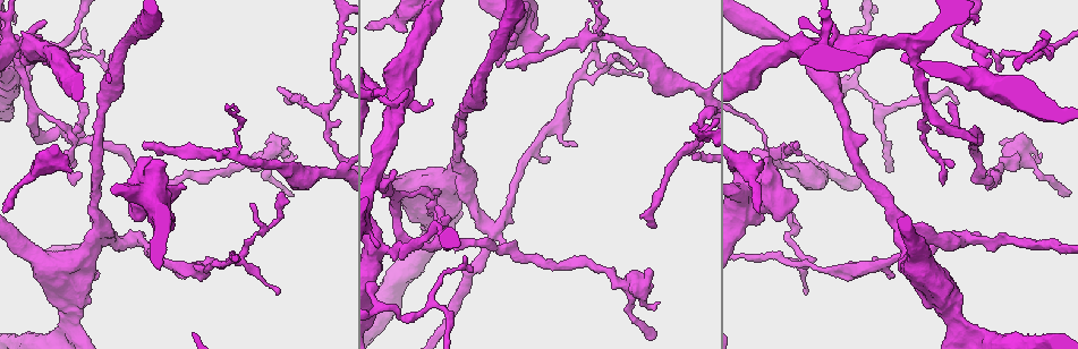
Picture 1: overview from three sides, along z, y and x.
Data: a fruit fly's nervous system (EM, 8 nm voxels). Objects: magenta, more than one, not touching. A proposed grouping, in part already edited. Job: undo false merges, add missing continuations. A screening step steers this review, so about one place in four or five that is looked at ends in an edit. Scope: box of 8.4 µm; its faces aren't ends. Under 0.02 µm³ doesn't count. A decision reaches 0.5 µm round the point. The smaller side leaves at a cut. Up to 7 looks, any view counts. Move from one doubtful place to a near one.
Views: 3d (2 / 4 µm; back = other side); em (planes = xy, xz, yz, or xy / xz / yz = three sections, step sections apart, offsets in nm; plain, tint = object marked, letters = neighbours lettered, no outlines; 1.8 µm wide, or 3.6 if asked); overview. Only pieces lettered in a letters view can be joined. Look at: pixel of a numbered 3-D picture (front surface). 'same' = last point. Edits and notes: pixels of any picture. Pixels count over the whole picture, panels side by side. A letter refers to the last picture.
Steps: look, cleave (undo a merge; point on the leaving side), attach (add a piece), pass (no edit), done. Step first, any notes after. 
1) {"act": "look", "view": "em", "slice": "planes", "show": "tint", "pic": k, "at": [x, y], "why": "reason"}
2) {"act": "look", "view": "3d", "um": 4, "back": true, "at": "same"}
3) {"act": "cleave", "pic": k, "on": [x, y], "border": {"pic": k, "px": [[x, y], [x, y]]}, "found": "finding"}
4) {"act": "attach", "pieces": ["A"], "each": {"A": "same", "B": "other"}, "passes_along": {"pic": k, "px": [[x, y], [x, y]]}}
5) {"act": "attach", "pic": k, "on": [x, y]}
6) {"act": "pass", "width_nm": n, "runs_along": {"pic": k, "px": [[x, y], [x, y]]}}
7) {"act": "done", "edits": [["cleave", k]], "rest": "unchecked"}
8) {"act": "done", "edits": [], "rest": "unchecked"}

{"act": "look", "view": "em", "slice": "yz", "step": 8, "show": "tint", "pic": 1, "at": [42, 163], "why": "thick turns thin"}

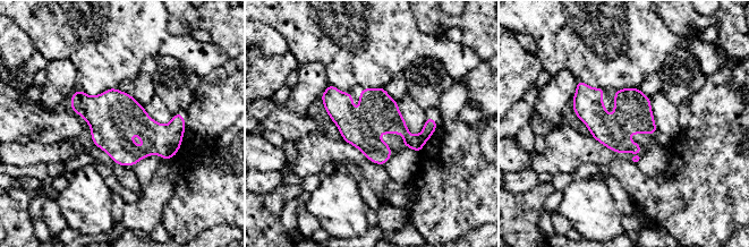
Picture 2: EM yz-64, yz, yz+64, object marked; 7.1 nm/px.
{"act": "look", "view": "em", "slice": "planes", "show": "tint", "at": "same", "why": "another direction"}

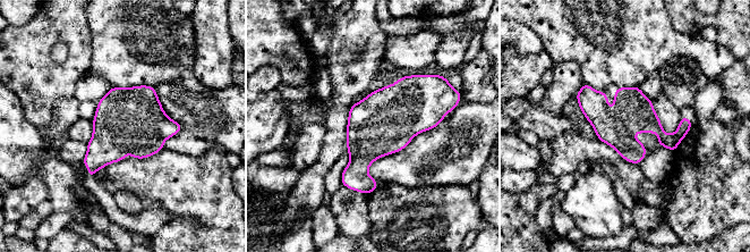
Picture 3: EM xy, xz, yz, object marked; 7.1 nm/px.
{"act": "look", "view": "em", "slice": "planes", "show": "letters", "at": "same", "why": "what lies round it"}

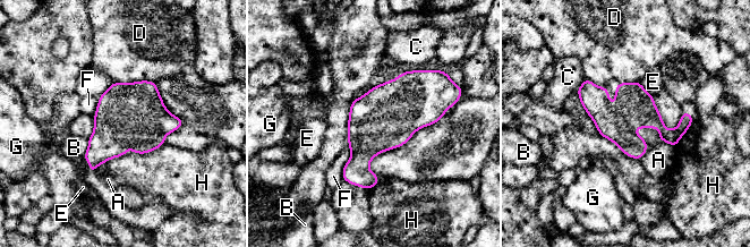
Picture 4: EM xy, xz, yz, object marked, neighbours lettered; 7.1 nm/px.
{"act": "pass", "longest_contact_nm": ["H", 340], "each": {"A": "other", "B": "other", "C": "other", "D": "other", "E": "other", "F": "other", "G": "other", "H": "other"}, "runs_along": {"pic": 4, "px": [[580, 91], [666, 133], [689, 118]]}, "found": "continuous, no second cell"}

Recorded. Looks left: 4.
{"act": "look", "view": "em", "slice": "planes", "show": "tint", "pic": 1, "at": [29, 48], "why": "sudden change in width"}

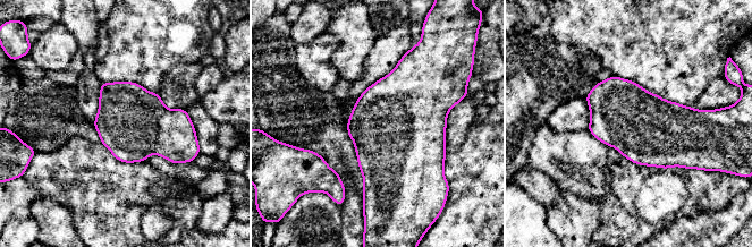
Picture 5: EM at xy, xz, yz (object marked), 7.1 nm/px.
{"act": "look", "view": "em", "slice": "planes", "show": "letters", "at": "same", "why": "what lies round it"}

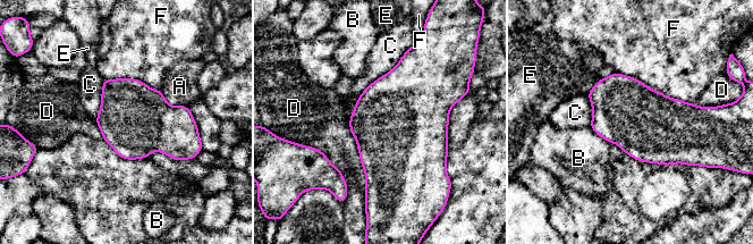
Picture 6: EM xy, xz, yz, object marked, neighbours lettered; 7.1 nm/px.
{"act": "pass", "each": {"A": "other", "B": "other", "C": "other", "D": "other", "E": "other", "F": "other"}, "found": "continuous, no second cell"}

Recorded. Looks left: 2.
{"act": "look", "view": "em", "slice": "planes", "show": "plain", "pic": 1, "at": [800, 172], "why": "thick turns thin"}

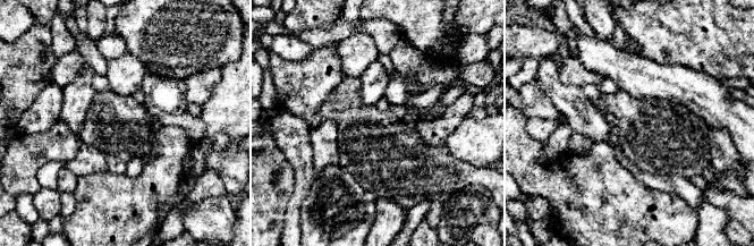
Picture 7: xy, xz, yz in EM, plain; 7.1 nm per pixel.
{"act": "look", "view": "em", "slice": "planes", "show": "letters", "at": "same", "why": "see the neighbours"}

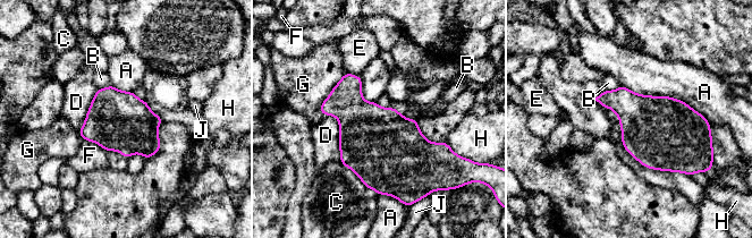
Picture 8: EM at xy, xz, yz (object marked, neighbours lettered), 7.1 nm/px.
{"act": "pass", "width_nm": 420, "each": {"A": "other", "B": "other", "C": "other", "D": "other", "E": "other", "F": "other", "G": "other", "H": "other", "J": "other"}, "found": "continuous, no second cell"}

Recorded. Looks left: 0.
{"act": "done", "edits": [], "rest": "unchecked"}

